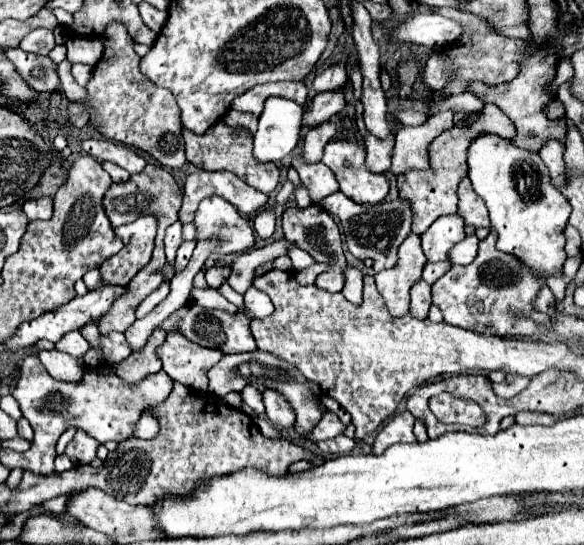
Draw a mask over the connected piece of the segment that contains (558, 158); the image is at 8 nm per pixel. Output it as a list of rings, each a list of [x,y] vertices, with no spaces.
[[[548,139],[542,145],[540,155],[542,155],[546,167],[552,173],[554,185],[560,187],[562,185],[562,167],[564,167],[564,159],[562,159],[562,155],[564,155],[564,143],[562,141],[556,141],[556,139]]]

